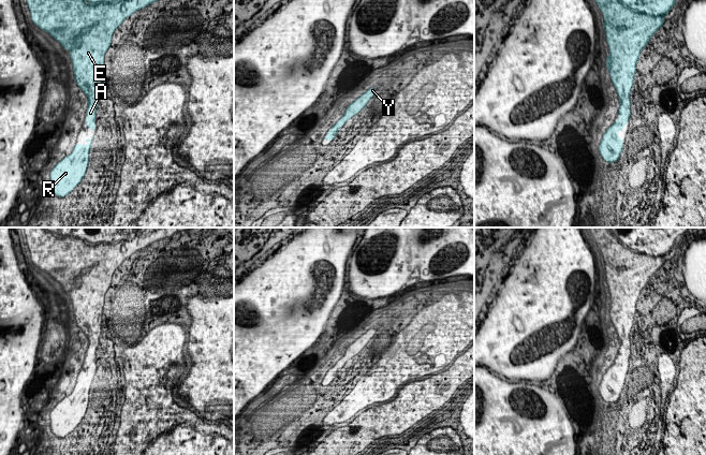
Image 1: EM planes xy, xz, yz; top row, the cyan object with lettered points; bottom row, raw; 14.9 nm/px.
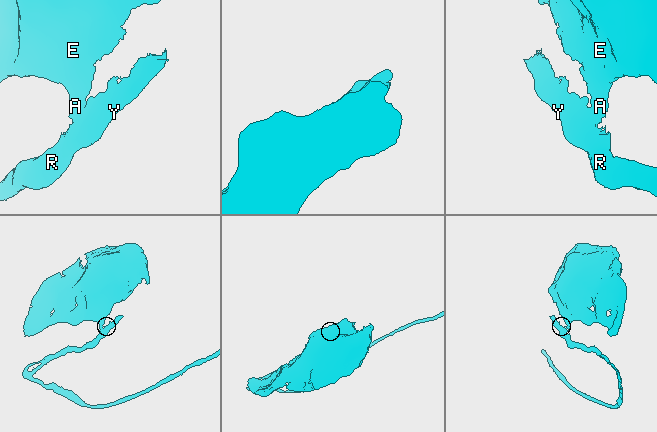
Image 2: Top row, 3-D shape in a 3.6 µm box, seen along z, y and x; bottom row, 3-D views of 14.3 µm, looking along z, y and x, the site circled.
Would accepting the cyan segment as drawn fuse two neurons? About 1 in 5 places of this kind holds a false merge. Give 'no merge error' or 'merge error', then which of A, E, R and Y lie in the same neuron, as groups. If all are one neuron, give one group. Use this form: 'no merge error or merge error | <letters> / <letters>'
no merge error | A E R Y

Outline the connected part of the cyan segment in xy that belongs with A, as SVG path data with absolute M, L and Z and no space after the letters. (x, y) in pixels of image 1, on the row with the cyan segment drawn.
M27 0L31 20L49 33L63 48L70 50L77 86L88 98L85 124L95 131L95 114L101 97L104 56L111 46L114 31L136 11L158 0Z

